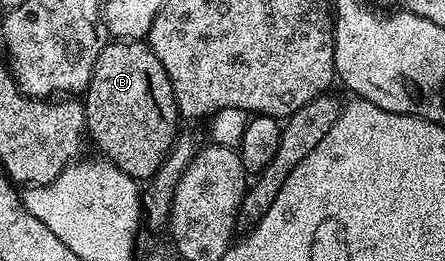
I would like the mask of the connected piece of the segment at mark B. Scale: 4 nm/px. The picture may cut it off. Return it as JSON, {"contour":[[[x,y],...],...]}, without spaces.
{"contour":[[[117,39],[105,43],[82,103],[84,127],[91,143],[100,147],[99,155],[137,182],[151,180],[176,141],[178,113],[170,78],[147,43]]]}

